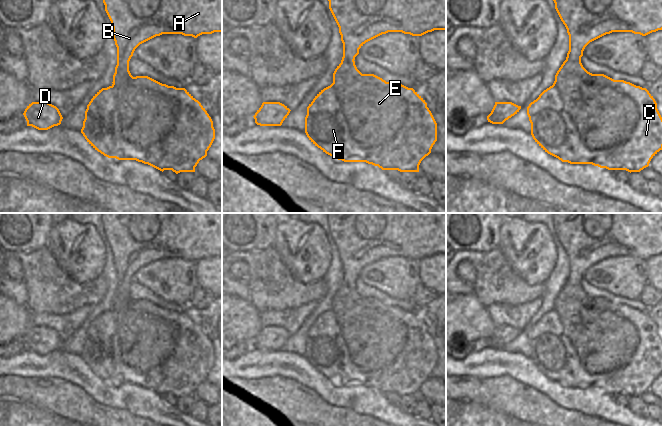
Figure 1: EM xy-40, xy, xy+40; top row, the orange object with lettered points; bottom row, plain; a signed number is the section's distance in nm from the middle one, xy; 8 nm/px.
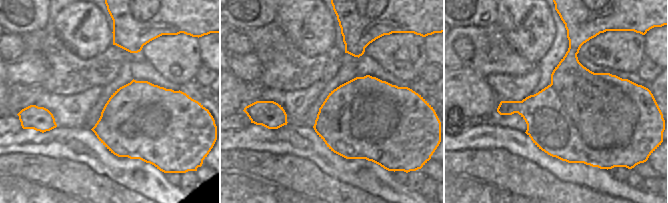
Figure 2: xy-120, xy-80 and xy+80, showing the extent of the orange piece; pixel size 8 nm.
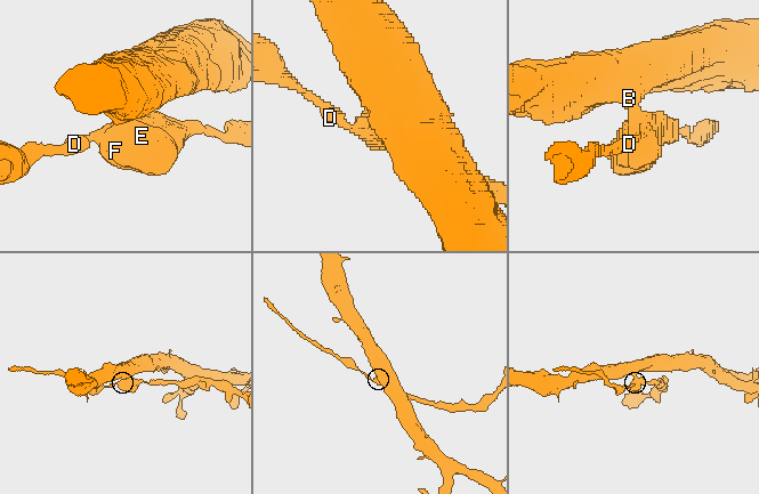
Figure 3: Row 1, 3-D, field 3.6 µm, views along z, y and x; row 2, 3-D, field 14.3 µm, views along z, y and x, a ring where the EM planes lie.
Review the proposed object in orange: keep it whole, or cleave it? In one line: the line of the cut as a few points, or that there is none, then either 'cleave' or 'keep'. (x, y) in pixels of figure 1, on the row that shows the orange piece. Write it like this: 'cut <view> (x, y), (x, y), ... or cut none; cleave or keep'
cut xy+40 (566, 59), (580, 60); cleave

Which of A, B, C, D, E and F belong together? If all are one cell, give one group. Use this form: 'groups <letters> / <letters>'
groups A B / C D E F

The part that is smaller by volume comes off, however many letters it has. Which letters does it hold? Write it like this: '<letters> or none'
C, D, E, F

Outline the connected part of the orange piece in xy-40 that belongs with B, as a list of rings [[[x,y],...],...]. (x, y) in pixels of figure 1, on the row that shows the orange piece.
[[[103,0],[105,11],[111,21],[113,27],[113,39],[117,47],[117,60],[129,62],[135,49],[142,43],[162,34],[182,34],[184,36],[192,36],[197,38],[202,34],[212,34],[214,32],[222,32],[222,0]]]

